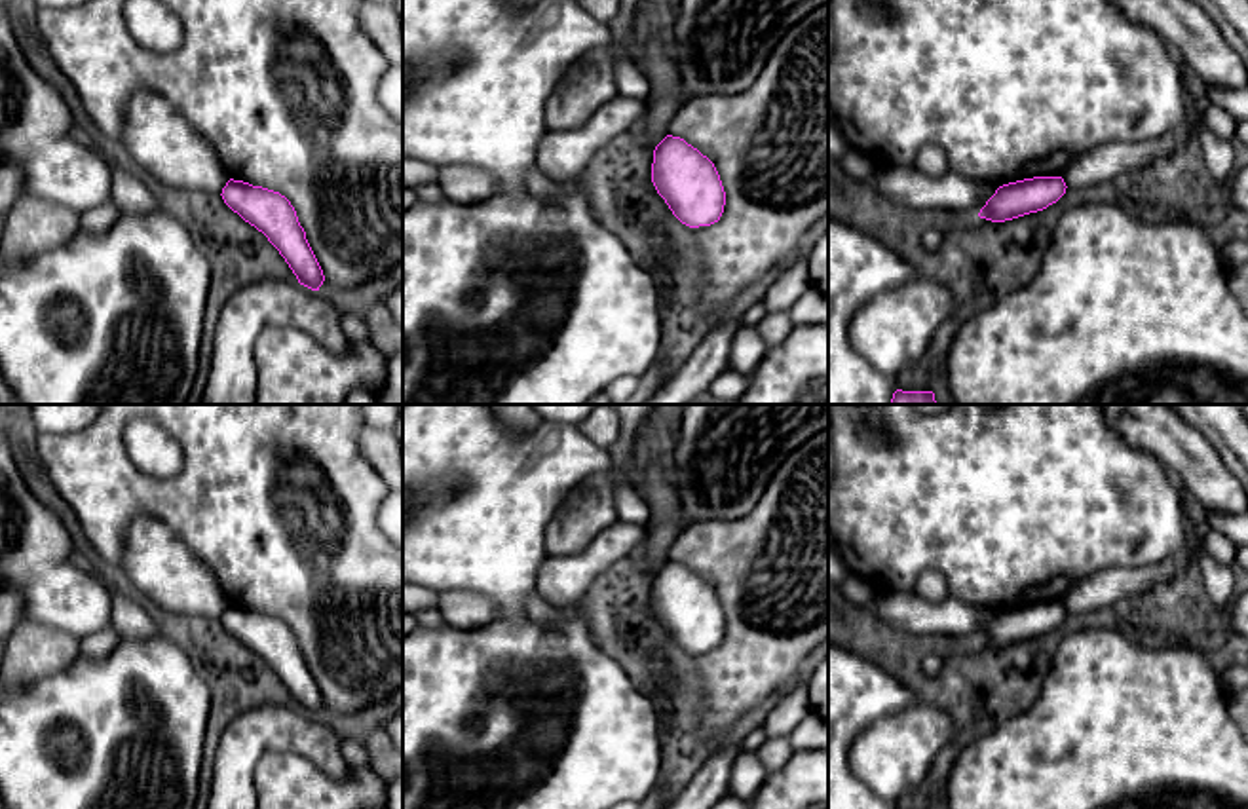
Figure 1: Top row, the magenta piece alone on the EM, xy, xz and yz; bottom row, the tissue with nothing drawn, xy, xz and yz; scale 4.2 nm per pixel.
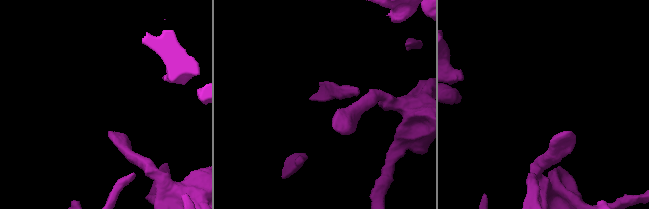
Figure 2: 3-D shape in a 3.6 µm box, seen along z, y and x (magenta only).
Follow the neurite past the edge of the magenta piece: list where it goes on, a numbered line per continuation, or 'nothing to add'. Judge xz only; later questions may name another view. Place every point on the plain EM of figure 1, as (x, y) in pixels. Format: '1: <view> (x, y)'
nothing to add

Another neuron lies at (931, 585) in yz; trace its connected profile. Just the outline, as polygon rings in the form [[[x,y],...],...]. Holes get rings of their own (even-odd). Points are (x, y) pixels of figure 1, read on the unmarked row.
[[[927,568],[917,577],[914,591],[919,598],[931,604],[938,604],[950,596],[944,575],[935,568]]]

